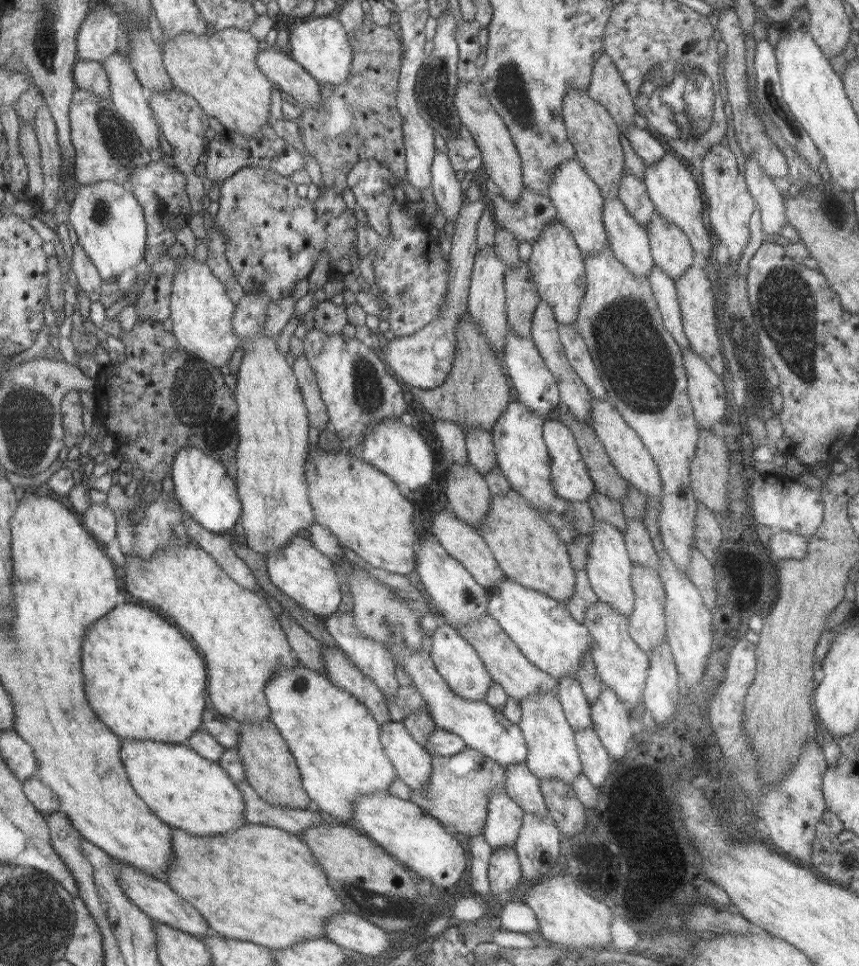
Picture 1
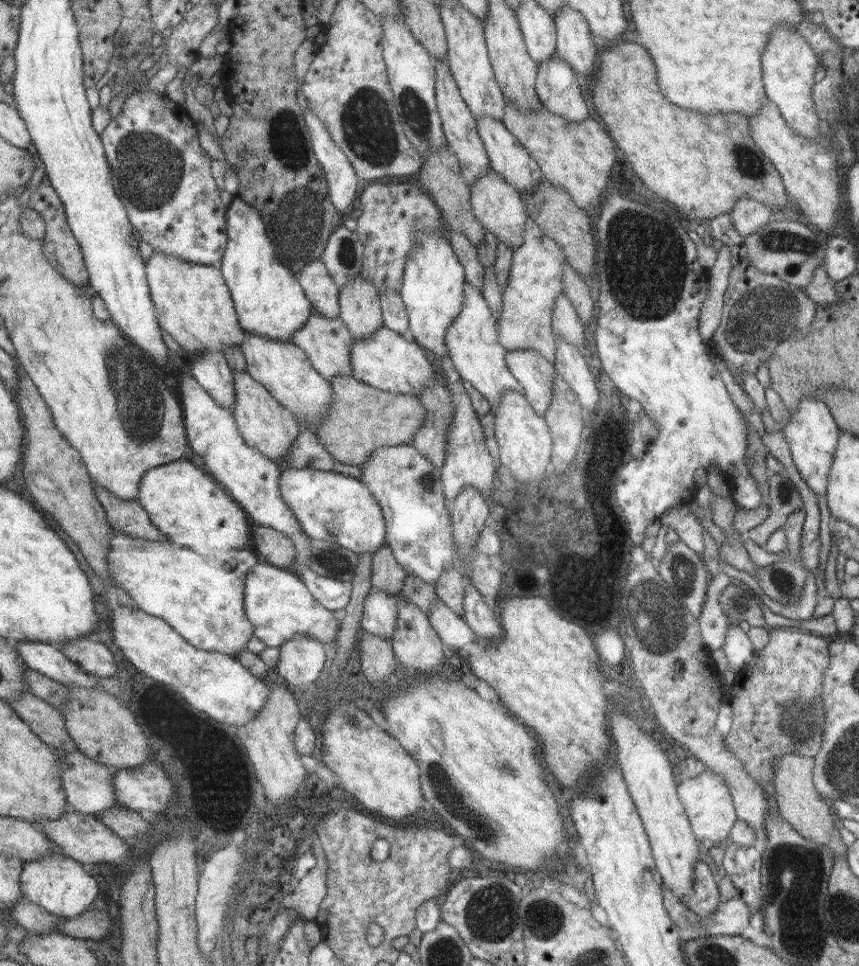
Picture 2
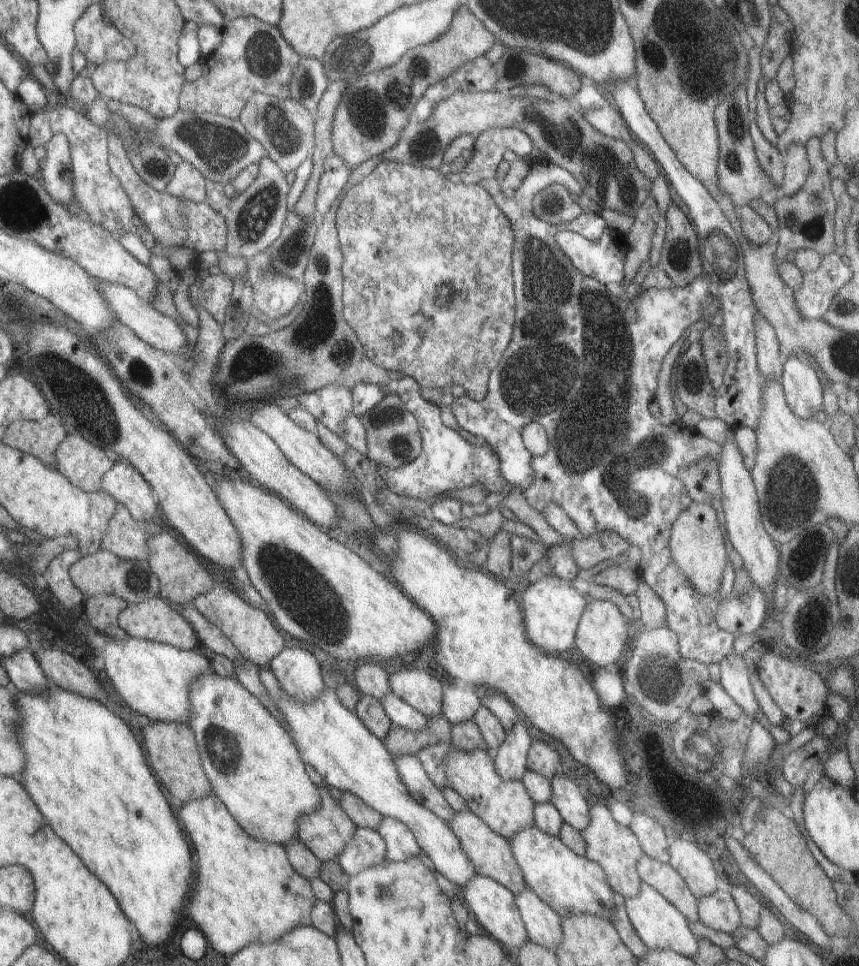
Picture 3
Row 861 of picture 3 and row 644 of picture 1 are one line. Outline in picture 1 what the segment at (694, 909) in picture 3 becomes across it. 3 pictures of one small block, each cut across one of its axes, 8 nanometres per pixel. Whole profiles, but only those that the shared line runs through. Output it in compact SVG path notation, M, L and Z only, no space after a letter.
M631 562L631 584L635 592L635 608L627 614L629 636L645 650L653 650L667 640L665 624L665 586L657 570Z

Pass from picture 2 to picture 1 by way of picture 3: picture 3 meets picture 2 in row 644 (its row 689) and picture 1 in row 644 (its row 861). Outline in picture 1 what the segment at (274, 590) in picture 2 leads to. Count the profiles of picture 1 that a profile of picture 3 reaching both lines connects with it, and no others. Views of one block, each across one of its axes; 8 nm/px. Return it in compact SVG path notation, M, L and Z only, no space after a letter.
M439 624L435 630L433 630L433 636L431 636L431 652L429 652L437 672L445 678L445 682L449 684L449 688L461 696L461 698L467 698L467 700L483 700L485 694L489 692L491 684L493 684L493 678L491 674L487 672L485 664L481 662L479 654L475 652L475 648L463 640L457 630L449 624Z

